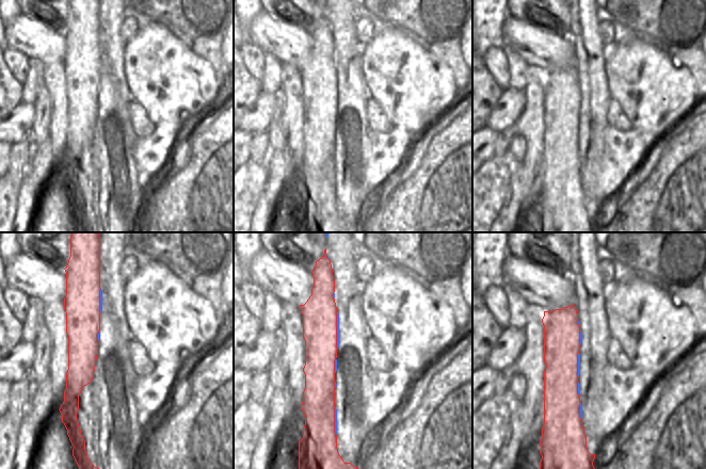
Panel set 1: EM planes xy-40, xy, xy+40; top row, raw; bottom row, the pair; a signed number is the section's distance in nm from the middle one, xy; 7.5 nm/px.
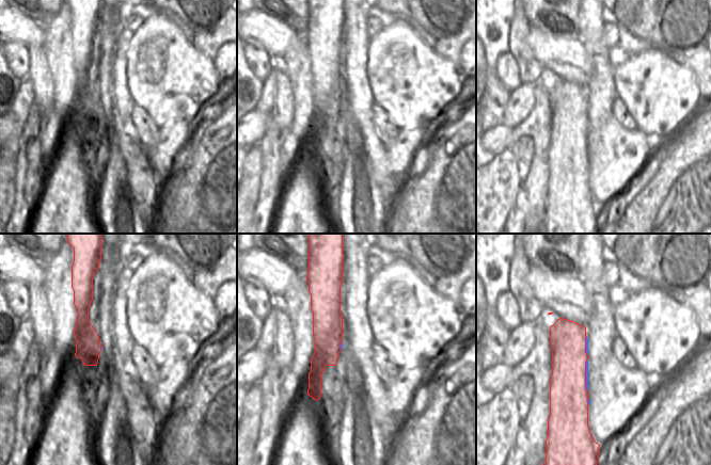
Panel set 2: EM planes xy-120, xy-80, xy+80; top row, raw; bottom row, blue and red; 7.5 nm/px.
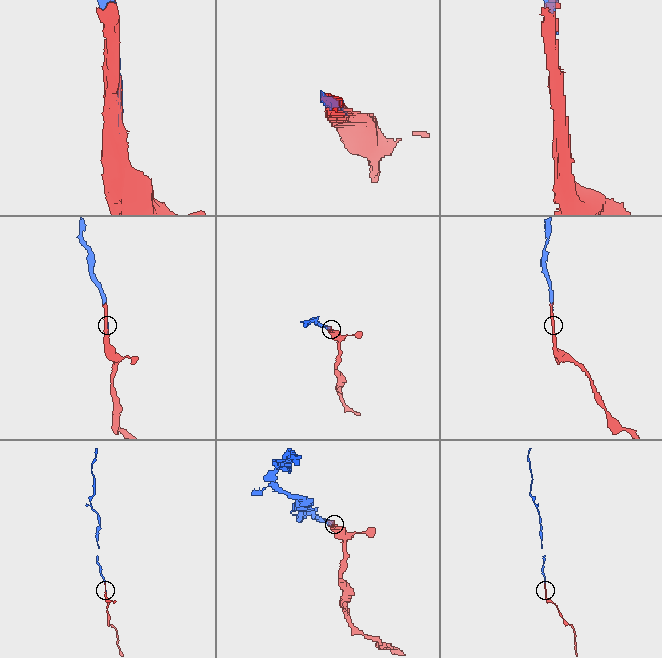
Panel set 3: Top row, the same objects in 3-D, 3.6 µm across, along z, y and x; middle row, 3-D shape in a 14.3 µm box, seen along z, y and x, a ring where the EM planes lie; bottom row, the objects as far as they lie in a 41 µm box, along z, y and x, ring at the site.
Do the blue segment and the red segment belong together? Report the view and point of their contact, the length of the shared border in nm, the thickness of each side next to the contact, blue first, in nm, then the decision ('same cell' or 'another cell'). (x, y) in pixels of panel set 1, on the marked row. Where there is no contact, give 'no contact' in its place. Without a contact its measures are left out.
xy (337, 330) | 280 nm | 20/260 nm | same cell

